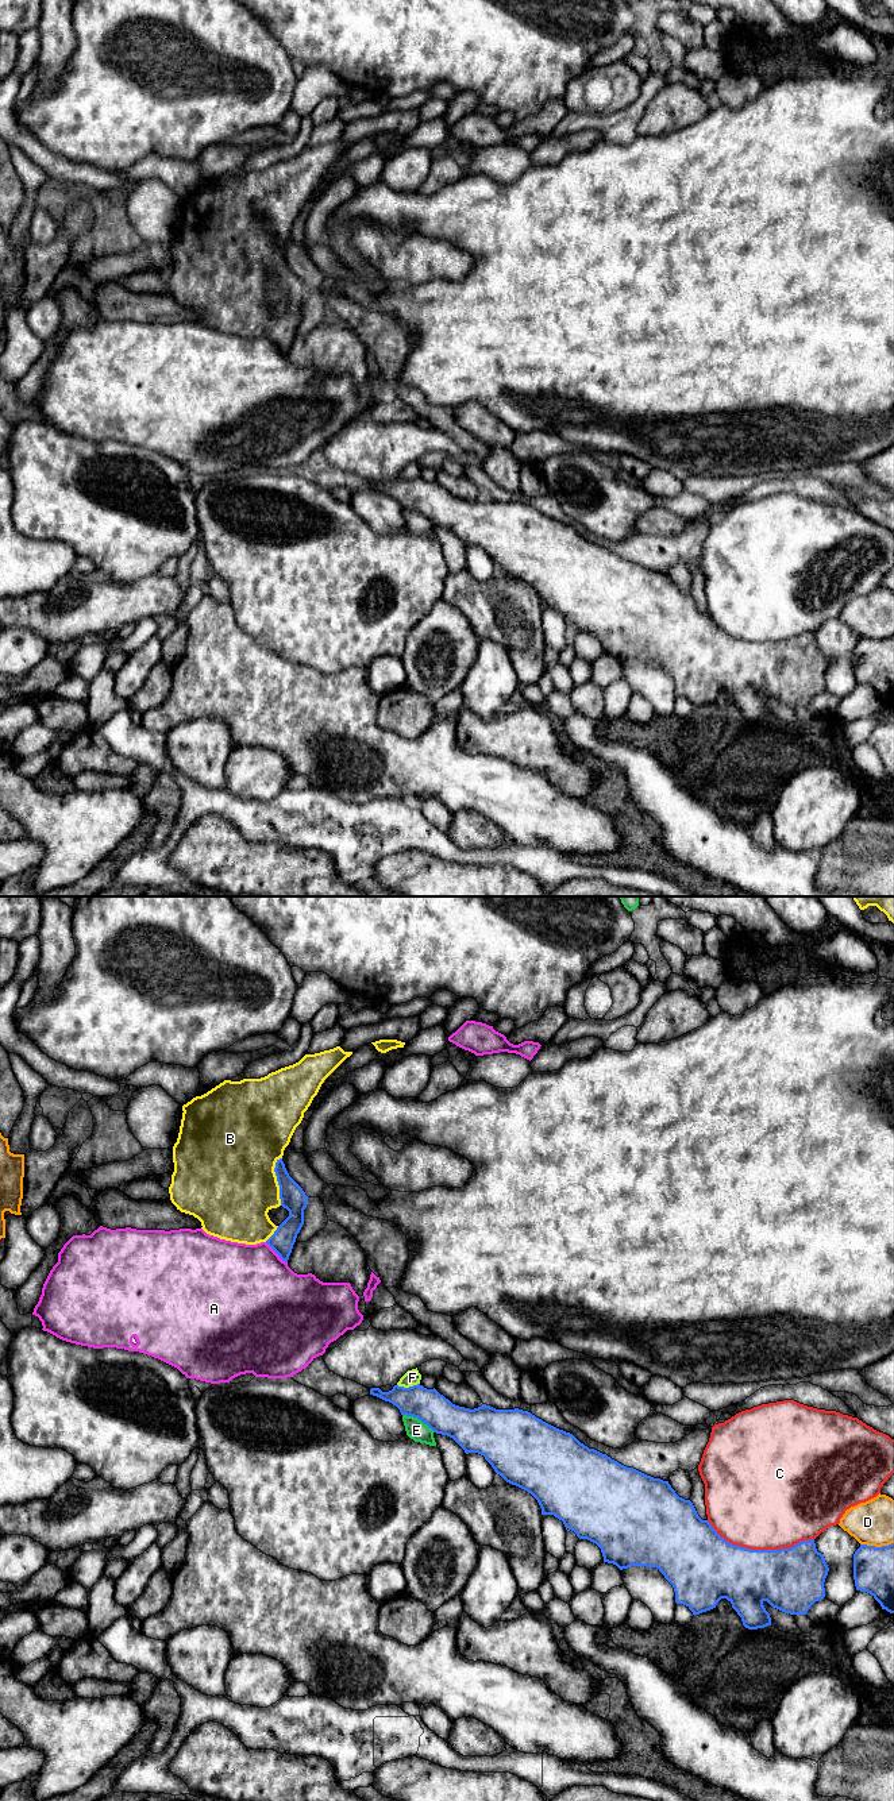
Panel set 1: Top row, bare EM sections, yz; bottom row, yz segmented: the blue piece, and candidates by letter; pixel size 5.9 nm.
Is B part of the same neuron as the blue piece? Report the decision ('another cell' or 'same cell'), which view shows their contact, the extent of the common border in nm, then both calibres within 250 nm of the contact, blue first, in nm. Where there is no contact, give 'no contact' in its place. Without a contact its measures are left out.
same cell | yz | 280 nm | 150/500 nm

